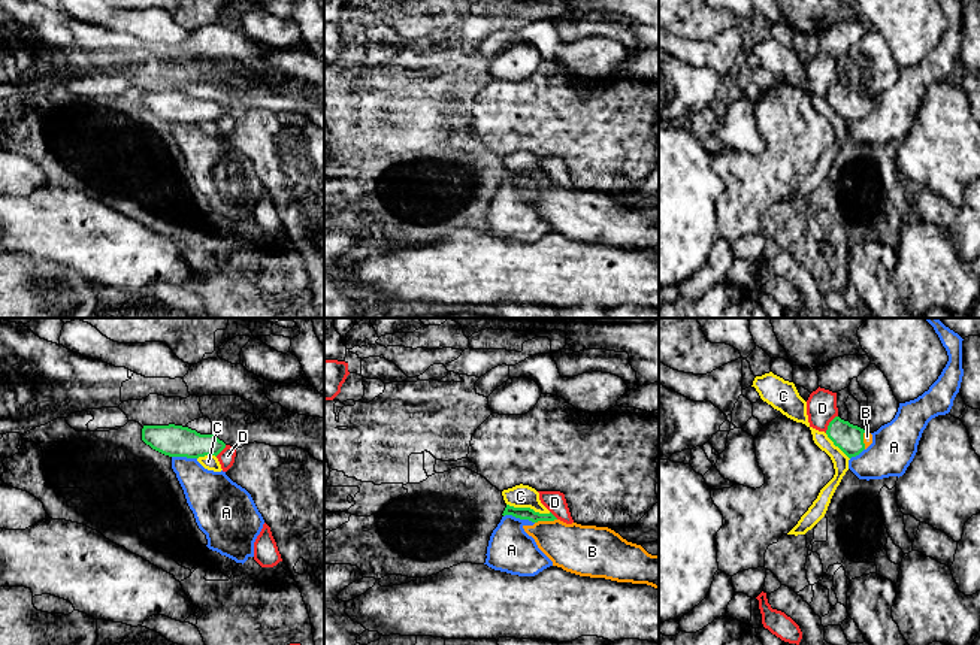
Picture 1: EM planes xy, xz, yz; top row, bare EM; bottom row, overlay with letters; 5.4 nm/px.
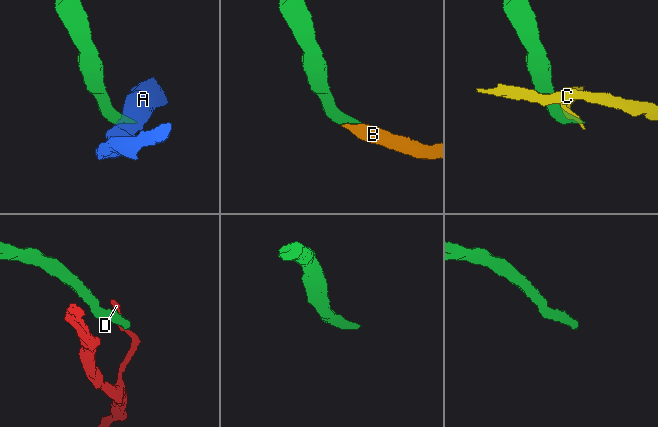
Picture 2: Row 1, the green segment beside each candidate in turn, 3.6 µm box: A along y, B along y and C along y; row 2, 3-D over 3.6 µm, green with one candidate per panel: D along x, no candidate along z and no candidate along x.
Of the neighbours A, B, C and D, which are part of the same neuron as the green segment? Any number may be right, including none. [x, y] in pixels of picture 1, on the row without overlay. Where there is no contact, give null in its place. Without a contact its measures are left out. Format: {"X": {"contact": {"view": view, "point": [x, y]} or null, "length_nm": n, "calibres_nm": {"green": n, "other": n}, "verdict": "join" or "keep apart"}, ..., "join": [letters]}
{"A": {"contact": {"view": "xz", "point": [519, 182]}, "length_nm": 170, "calibres_nm": {"green": 70, "other": 240}, "verdict": "keep apart"}, "B": {"contact": {"view": "xz", "point": [546, 185]}, "length_nm": 120, "calibres_nm": {"green": 70, "other": 260}, "verdict": "join"}, "C": {"contact": {"view": "xz", "point": [529, 173]}, "length_nm": 240, "calibres_nm": {"green": 70, "other": 130}, "verdict": "keep apart"}, "D": {"contact": {"view": "yz", "point": [829, 90]}, "length_nm": 120, "calibres_nm": {"green": 150, "other": 160}, "verdict": "keep apart"}, "join": ["B"]}

